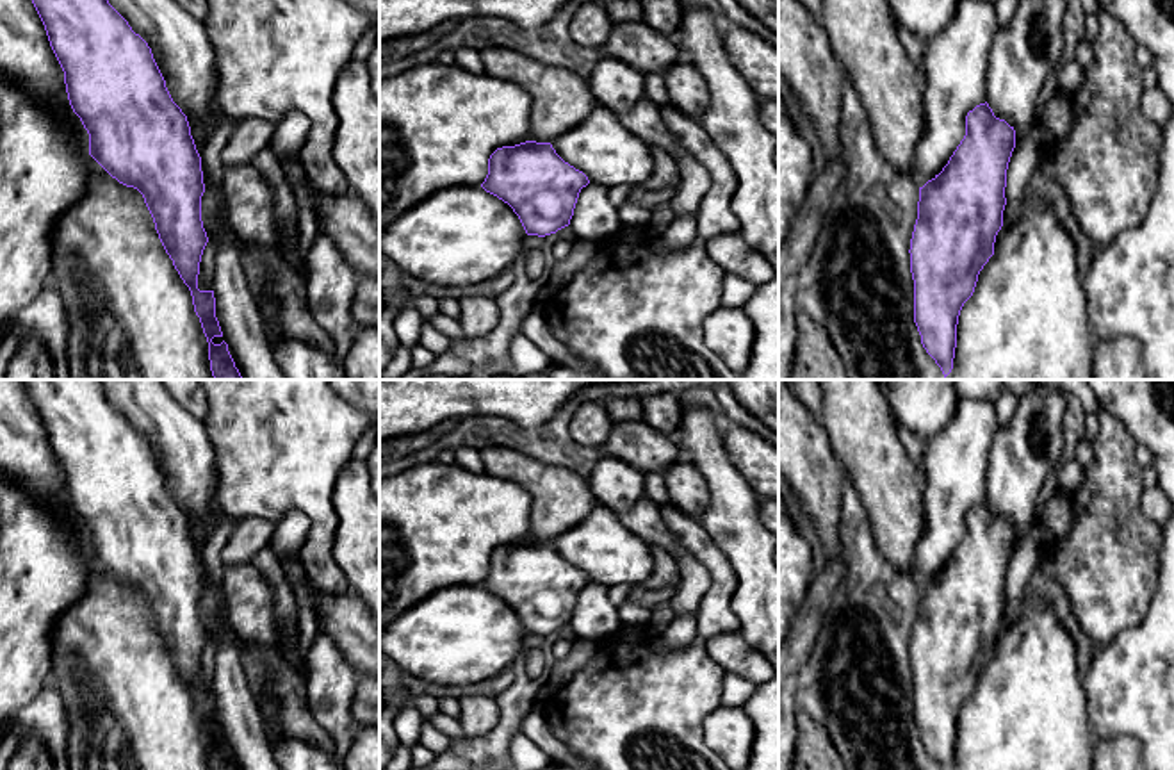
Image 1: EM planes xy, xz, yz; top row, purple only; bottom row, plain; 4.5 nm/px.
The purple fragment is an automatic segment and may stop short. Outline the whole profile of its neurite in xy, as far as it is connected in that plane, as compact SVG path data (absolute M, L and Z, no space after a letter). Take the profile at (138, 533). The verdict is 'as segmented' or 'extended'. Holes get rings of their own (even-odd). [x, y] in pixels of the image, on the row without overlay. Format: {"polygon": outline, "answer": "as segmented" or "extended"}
{"polygon": "M21 380L64 471L69 504L89 533L89 554L119 583L137 588L153 617L159 638L192 695L208 741L210 770L239 770L216 717L214 690L198 688L203 649L205 592L201 556L187 515L173 501L148 442L109 403L102 380Z", "answer": "as segmented"}

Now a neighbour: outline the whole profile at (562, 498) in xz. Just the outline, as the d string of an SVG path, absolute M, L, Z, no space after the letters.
M511 447L479 449L485 472L520 485L533 499L531 540L552 542L599 506L588 479Z

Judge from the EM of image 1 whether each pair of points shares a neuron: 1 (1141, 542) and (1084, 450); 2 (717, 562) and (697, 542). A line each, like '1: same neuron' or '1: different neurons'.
1: different neurons
2: same neuron

